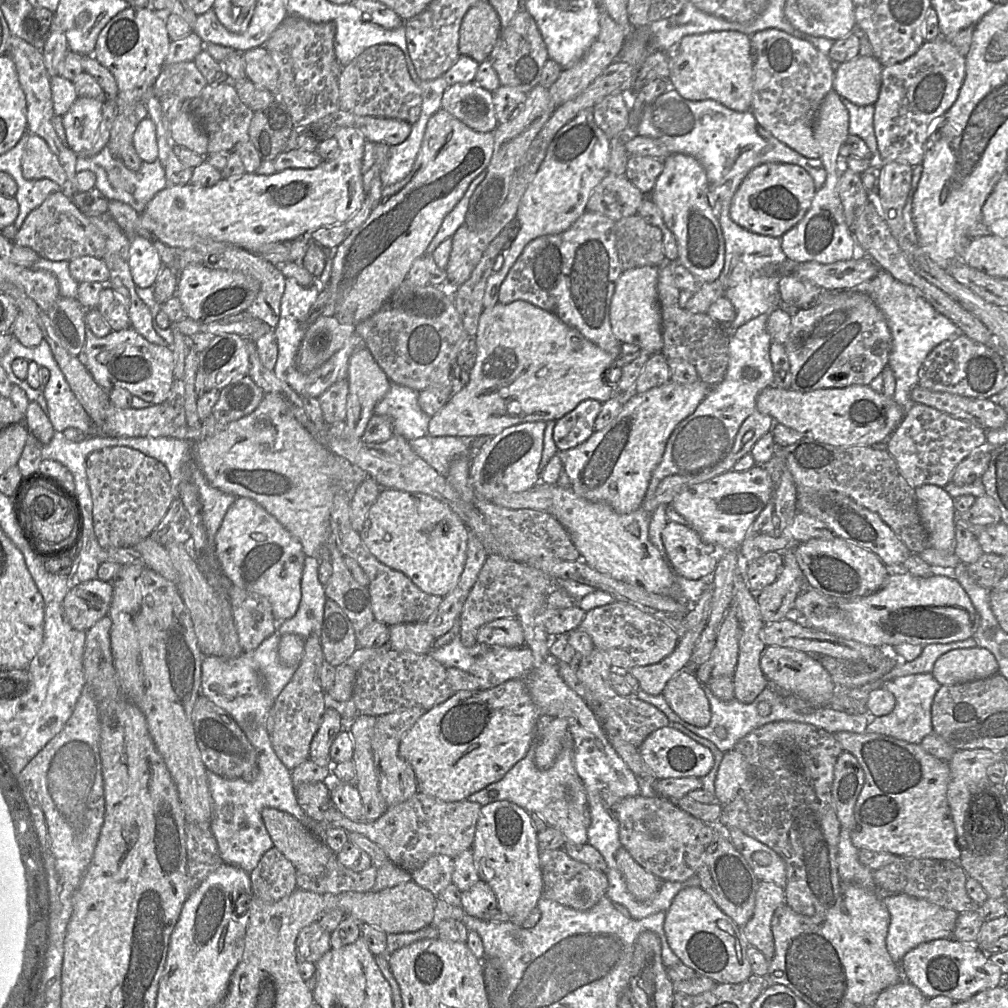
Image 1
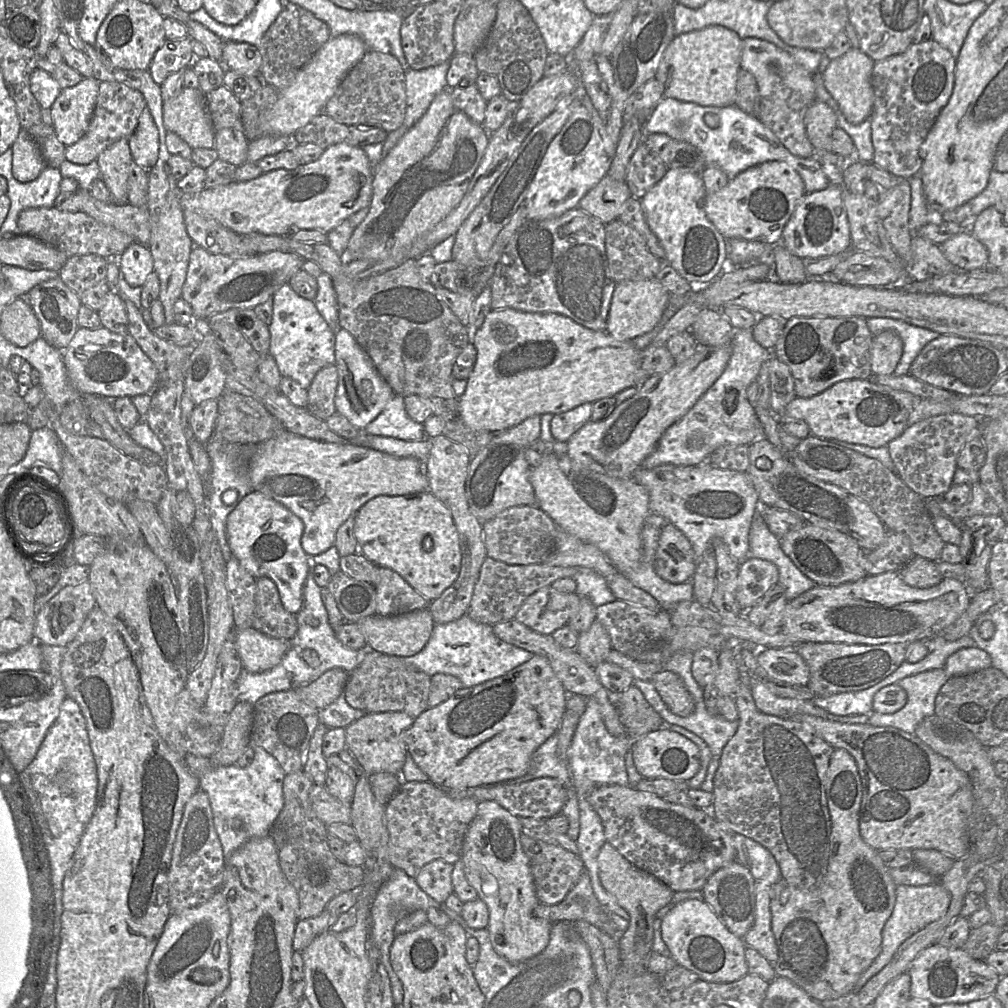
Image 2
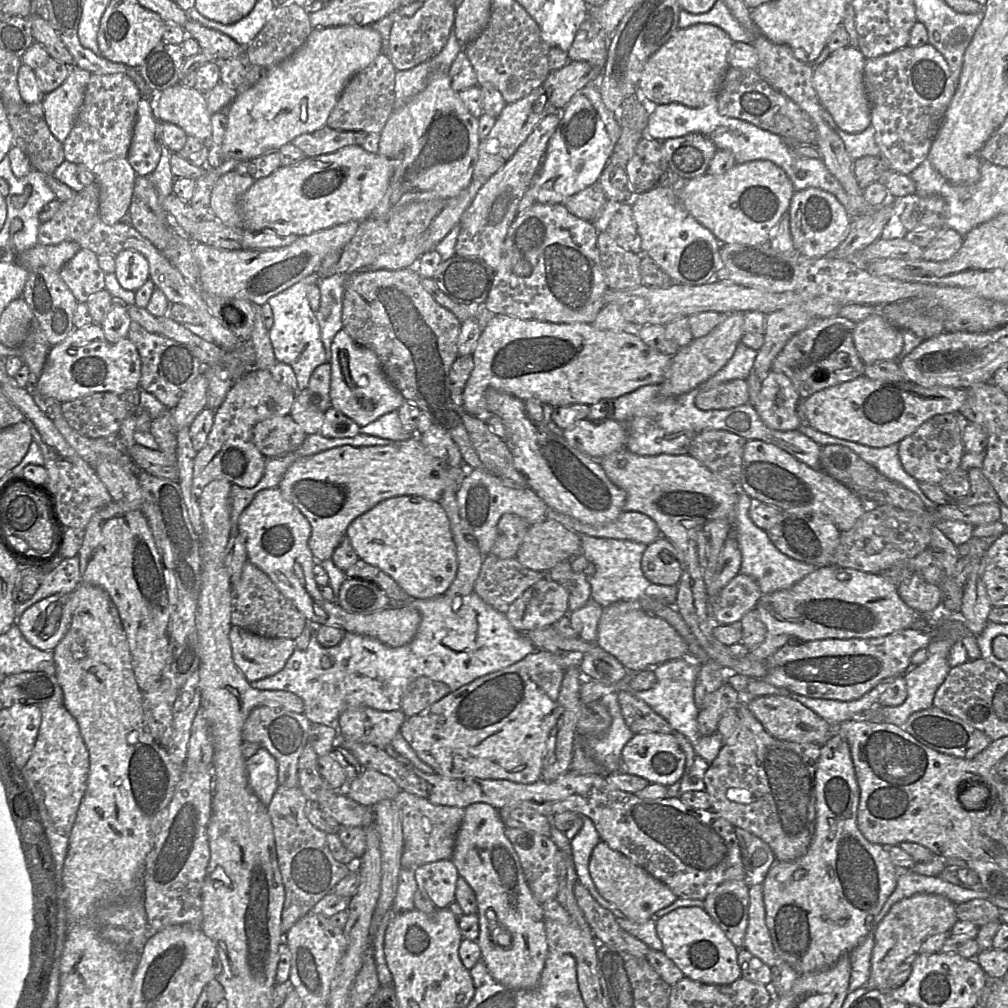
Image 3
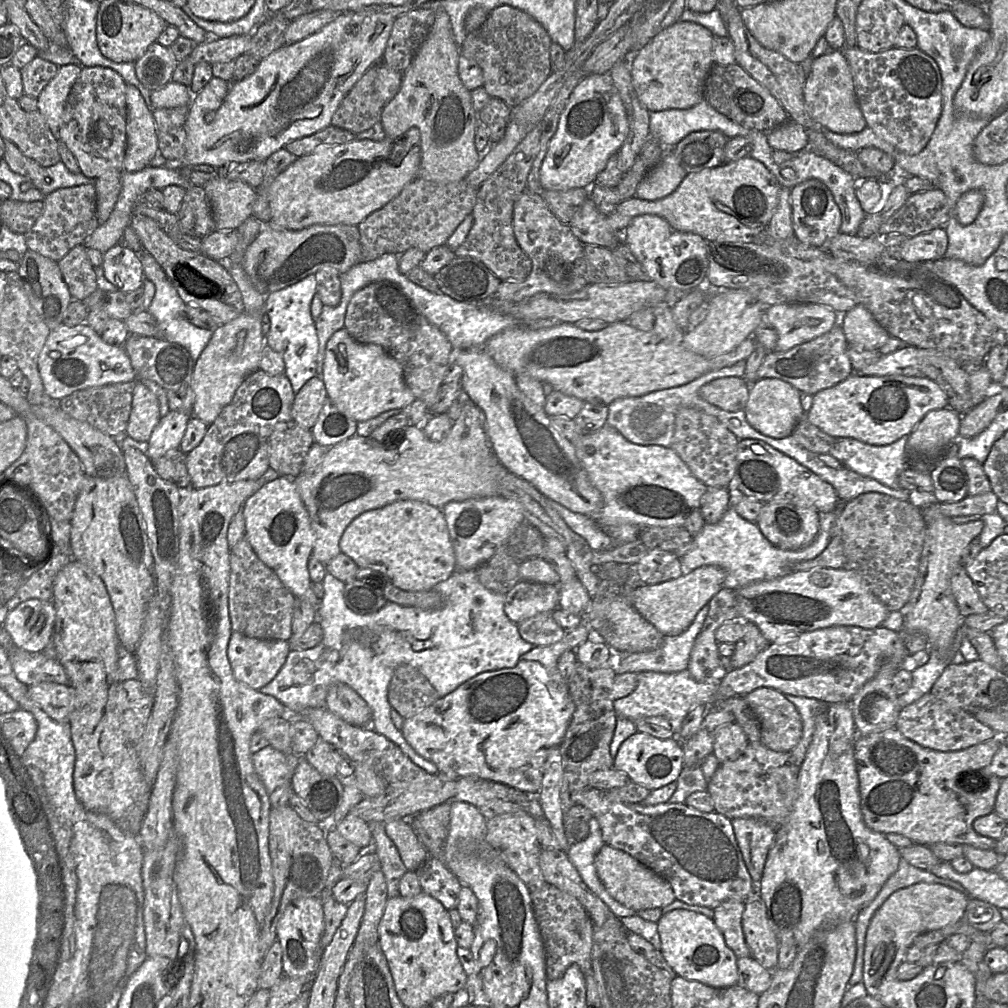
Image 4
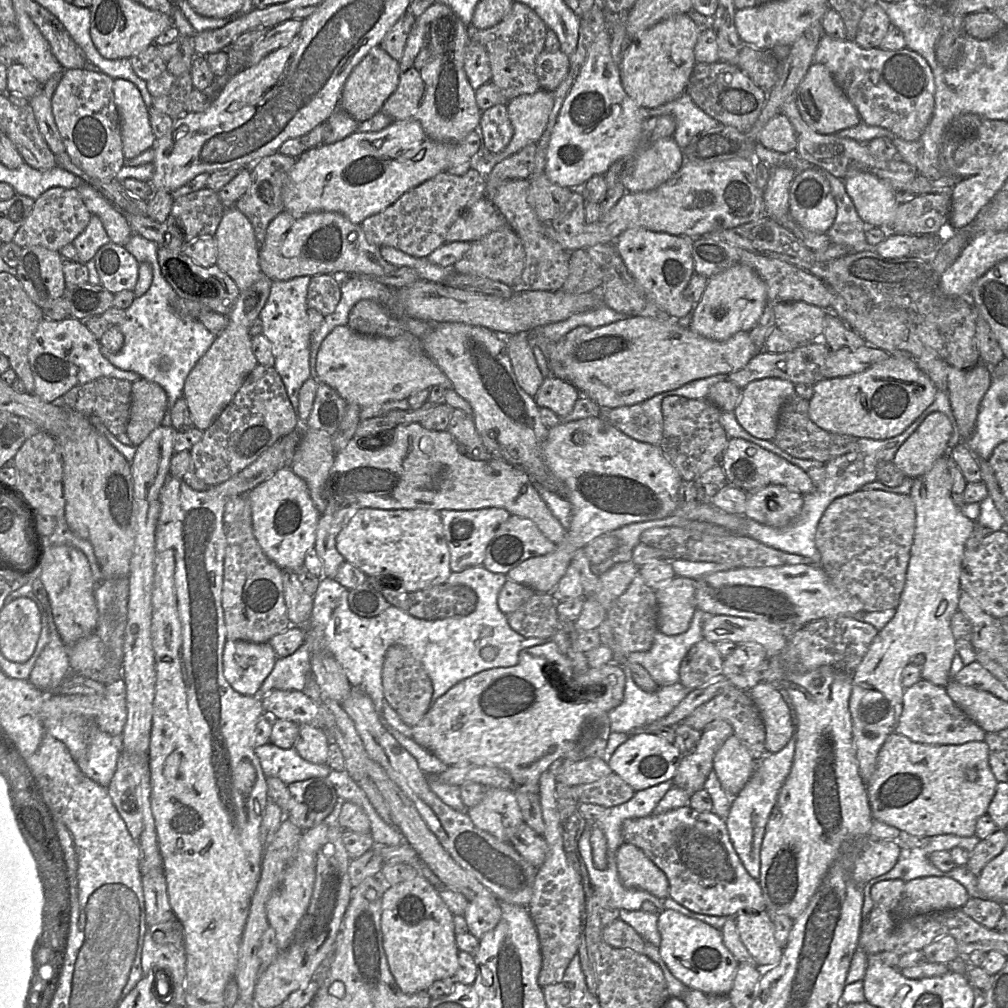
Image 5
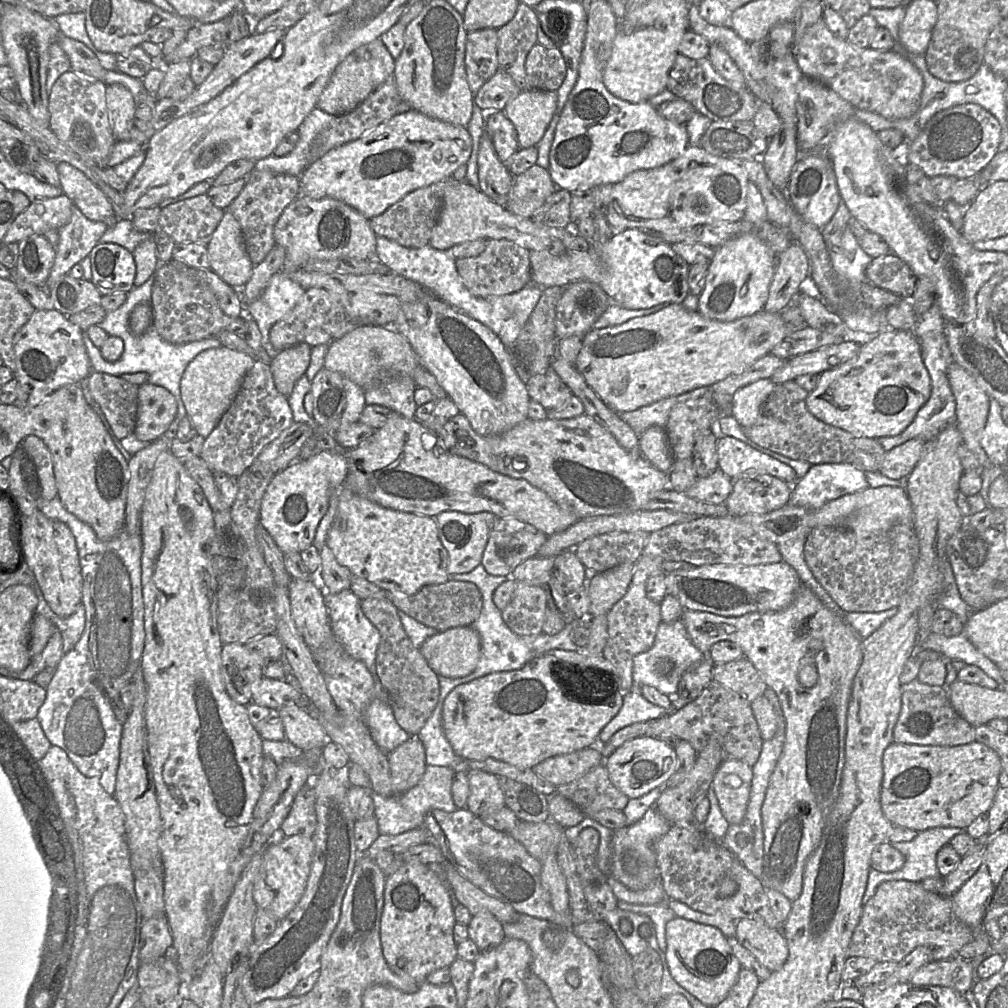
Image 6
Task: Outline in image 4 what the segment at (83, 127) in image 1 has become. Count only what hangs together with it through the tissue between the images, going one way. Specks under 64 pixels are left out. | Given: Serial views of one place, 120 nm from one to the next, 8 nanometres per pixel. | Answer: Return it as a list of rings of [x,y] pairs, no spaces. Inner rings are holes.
[[[79,64],[60,66],[55,77],[37,97],[37,110],[55,136],[58,136],[68,95],[81,69],[82,66]]]

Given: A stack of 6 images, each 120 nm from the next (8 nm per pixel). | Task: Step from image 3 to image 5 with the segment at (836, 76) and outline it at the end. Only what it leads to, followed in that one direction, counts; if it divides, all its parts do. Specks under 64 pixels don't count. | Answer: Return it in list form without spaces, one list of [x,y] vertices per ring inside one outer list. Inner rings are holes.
[[[813,63],[795,92],[795,102],[803,121],[820,134],[837,134],[862,122],[856,107],[834,82],[828,68]]]

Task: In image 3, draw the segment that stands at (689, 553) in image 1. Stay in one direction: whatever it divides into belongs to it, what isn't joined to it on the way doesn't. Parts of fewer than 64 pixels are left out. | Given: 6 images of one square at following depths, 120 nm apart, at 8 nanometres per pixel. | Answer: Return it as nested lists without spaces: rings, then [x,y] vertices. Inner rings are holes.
[[[660,535],[646,545],[641,559],[644,576],[659,585],[676,585],[681,577],[681,565],[675,546]]]

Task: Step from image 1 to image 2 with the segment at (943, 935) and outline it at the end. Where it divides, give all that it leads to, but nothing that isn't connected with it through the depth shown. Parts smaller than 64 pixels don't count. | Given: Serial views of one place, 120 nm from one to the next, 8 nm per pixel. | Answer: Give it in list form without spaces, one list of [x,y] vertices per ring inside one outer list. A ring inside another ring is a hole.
[[[941,882],[922,886],[897,885],[895,896],[895,904],[892,913],[882,929],[881,952],[862,973],[857,981],[854,992],[859,991],[873,975],[878,973],[888,964],[899,946],[905,940],[928,924],[944,916],[950,905],[949,892]]]

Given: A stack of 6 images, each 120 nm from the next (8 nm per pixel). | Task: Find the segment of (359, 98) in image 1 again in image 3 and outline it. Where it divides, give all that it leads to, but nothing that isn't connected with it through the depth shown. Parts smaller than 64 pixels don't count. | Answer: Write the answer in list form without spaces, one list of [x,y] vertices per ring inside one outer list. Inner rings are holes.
[[[380,53],[365,69],[346,84],[326,125],[339,131],[380,134],[395,109],[395,75],[397,70],[385,53]]]

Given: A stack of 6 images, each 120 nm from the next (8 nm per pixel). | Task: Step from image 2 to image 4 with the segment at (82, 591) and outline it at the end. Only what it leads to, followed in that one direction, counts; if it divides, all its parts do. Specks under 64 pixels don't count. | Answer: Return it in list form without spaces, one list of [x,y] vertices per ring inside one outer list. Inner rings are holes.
[[[29,599],[8,611],[3,628],[13,644],[27,652],[42,652],[52,639],[55,608],[52,601]]]

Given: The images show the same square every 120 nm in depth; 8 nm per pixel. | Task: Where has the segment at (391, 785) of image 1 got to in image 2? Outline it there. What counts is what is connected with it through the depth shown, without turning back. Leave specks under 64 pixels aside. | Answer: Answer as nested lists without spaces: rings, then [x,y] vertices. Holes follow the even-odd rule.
[[[404,712],[367,713],[345,728],[346,749],[366,774],[387,772],[399,776],[408,754],[404,732],[414,720],[415,718]]]

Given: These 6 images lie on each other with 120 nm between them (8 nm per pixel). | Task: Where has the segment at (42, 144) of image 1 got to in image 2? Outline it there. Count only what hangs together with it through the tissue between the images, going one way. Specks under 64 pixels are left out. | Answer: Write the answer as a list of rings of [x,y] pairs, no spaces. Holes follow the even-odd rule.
[[[22,130],[12,147],[12,172],[21,183],[35,180],[47,167],[41,151],[26,130]]]

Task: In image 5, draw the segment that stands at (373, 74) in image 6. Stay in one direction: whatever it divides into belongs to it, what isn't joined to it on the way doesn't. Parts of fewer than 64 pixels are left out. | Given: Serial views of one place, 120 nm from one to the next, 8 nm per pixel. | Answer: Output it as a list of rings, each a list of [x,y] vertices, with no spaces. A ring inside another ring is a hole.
[[[380,46],[373,47],[348,76],[340,97],[339,108],[358,122],[378,114],[387,99],[398,87],[399,62],[390,57]]]

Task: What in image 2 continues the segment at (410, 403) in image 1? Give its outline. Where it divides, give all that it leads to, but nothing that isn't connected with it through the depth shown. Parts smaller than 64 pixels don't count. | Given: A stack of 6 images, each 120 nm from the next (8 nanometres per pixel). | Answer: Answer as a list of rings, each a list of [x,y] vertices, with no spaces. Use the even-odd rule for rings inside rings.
[[[395,394],[384,410],[363,431],[370,435],[393,437],[406,441],[427,438],[424,426],[412,420],[405,409],[405,397]]]

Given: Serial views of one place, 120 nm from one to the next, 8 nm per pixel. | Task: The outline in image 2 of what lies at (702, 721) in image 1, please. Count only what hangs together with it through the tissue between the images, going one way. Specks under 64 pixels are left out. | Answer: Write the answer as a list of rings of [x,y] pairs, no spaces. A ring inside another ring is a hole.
[[[661,671],[653,676],[651,682],[672,713],[687,717],[694,712],[694,699],[679,675]]]

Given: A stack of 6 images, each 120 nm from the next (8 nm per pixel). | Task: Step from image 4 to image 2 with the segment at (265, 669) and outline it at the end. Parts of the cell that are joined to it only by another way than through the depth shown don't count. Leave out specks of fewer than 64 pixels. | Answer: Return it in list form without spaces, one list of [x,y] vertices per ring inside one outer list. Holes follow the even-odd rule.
[[[254,628],[235,630],[235,642],[242,668],[252,673],[272,669],[291,647],[290,639],[272,638]]]

